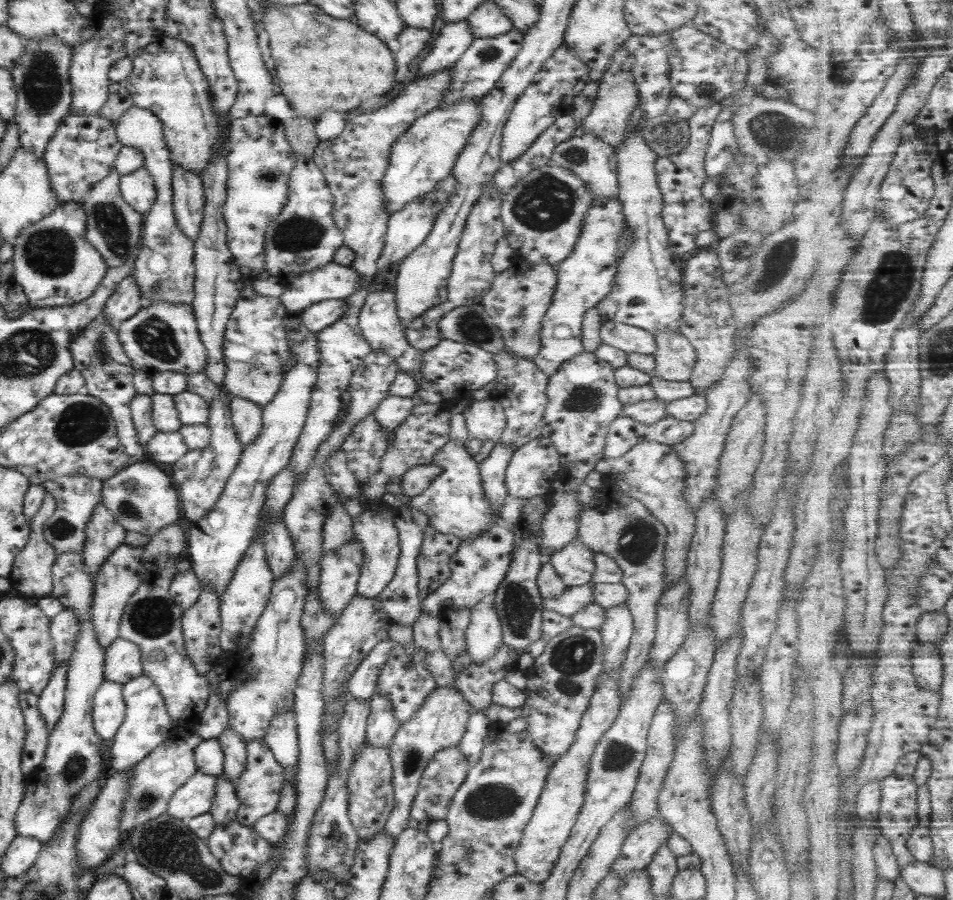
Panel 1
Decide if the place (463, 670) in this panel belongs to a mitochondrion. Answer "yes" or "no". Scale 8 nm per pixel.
no

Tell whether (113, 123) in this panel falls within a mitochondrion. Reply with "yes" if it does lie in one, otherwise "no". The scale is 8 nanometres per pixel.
no

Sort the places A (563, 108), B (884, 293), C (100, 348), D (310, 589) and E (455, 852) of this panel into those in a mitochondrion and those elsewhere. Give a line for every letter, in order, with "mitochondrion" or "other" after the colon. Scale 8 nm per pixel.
A: other
B: mitochondrion
C: mitochondrion
D: other
E: other

